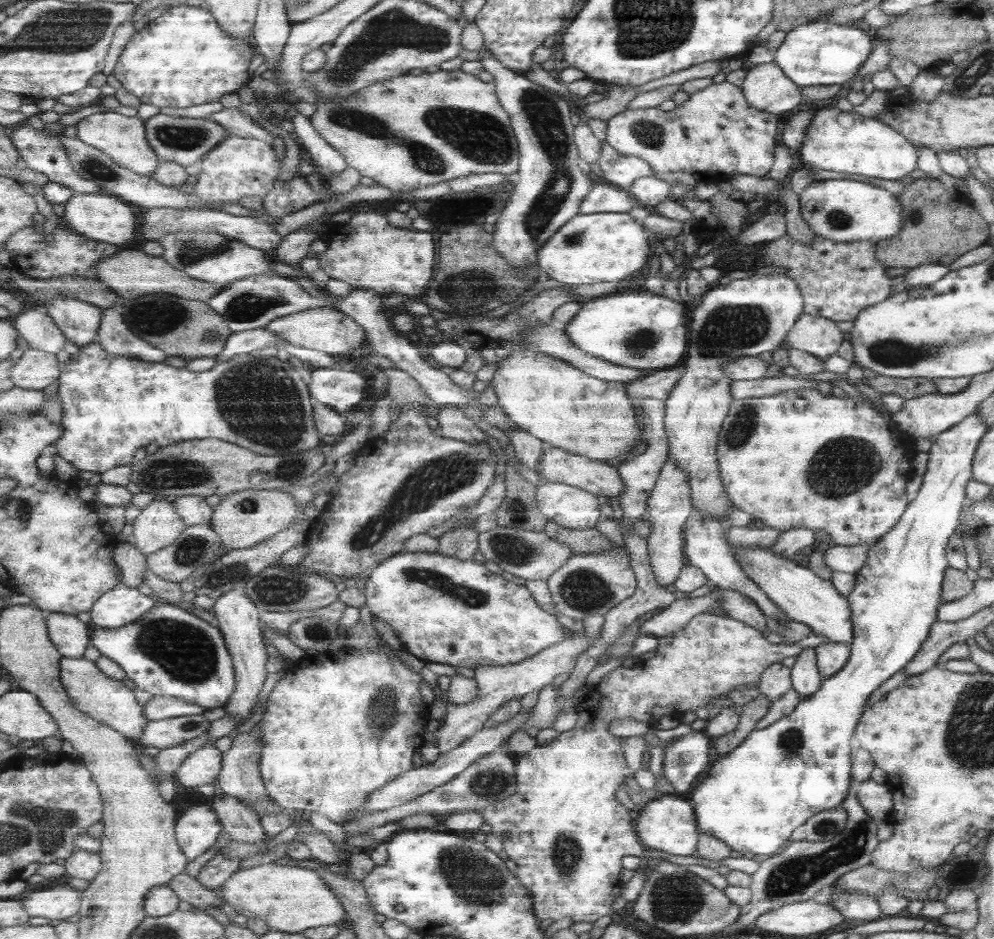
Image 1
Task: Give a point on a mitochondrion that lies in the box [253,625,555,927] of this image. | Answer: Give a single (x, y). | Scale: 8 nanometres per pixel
(478, 882)

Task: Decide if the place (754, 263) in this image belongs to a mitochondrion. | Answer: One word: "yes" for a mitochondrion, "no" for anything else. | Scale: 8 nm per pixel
no

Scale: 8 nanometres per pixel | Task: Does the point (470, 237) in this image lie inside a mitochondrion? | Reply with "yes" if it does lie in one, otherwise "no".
no

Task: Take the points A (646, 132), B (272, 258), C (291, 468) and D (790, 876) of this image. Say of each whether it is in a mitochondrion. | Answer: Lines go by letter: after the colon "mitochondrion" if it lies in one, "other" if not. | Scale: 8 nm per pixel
A: mitochondrion
B: other
C: mitochondrion
D: mitochondrion

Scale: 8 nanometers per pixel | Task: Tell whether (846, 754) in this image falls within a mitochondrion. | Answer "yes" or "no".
no

